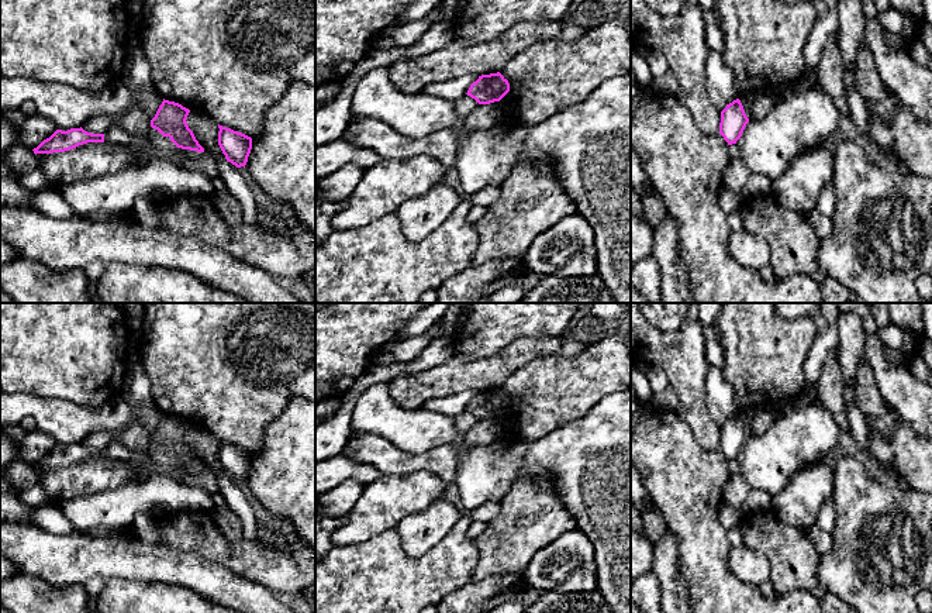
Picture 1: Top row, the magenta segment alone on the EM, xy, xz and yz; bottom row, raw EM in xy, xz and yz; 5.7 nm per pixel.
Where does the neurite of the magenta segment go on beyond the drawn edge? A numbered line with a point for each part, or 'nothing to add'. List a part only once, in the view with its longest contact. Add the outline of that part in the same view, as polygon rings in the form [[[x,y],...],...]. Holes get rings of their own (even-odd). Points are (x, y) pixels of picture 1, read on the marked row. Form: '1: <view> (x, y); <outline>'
nothing to add

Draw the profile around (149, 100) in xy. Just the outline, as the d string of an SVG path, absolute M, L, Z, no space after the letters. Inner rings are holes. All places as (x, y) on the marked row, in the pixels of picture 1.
M144 90L139 96L138 100L144 110L148 114L148 118L152 120L159 109L159 106L163 101L163 97L160 97L156 92L146 92Z

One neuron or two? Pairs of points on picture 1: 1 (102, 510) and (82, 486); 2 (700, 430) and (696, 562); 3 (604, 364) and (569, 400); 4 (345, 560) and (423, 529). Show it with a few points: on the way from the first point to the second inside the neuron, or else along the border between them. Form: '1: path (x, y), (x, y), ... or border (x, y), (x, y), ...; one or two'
1: border (121, 484), (96, 493), (65, 499), (61, 503); two
2: border (680, 417), (704, 448), (718, 450); two
3: path (596, 372), (576, 392); one
4: border (394, 527), (410, 555), (431, 548); two

